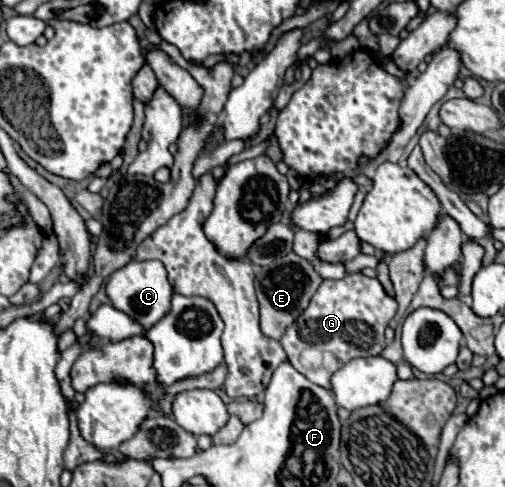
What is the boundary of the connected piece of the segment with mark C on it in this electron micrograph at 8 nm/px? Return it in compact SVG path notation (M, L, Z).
M133 260L125 264L123 268L115 270L107 284L105 284L105 294L117 310L125 312L129 318L141 324L141 328L147 332L153 324L157 324L169 310L171 310L171 296L173 288L167 280L167 270L159 260Z

